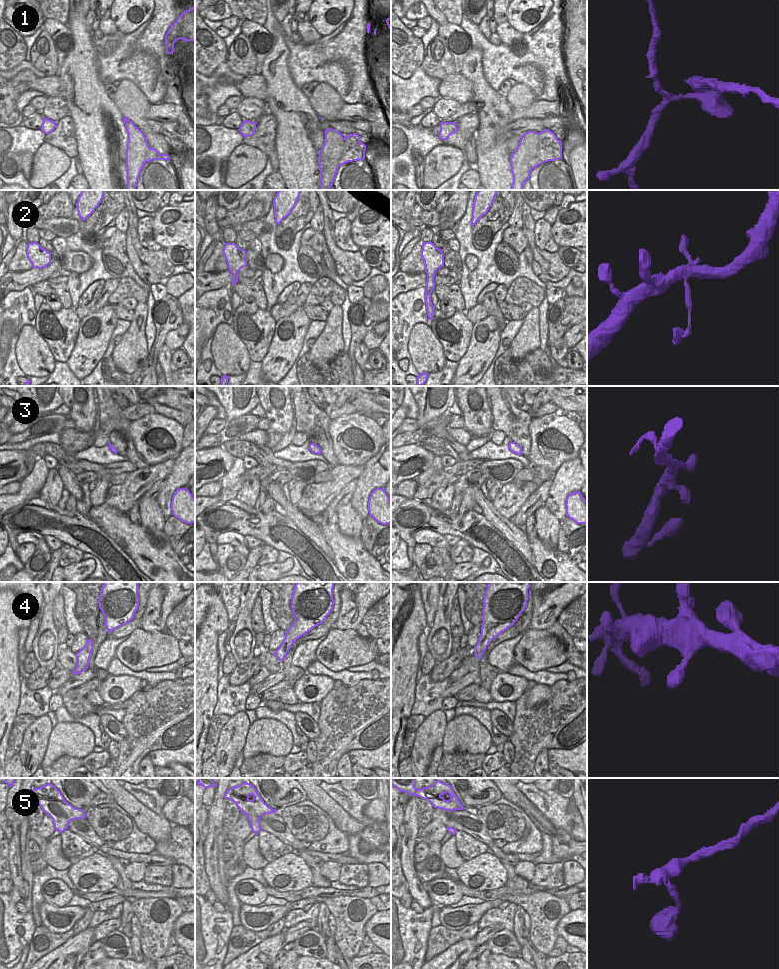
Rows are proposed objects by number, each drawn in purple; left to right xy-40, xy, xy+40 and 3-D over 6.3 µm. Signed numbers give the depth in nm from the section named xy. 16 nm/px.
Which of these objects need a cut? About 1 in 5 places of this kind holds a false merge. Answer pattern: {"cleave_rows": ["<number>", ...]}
{"cleave_rows": ["1"]}

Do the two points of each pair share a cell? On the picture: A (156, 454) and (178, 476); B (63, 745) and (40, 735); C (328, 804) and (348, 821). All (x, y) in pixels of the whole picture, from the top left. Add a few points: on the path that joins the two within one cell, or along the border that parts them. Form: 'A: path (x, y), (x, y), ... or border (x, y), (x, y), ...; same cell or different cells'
A: border (182, 449), (174, 459); different cells
B: border (53, 728), (42, 761); different cells
C: path (333, 809), (343, 819); same cell

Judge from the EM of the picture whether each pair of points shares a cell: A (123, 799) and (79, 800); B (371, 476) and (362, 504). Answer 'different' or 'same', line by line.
A: different
B: same

